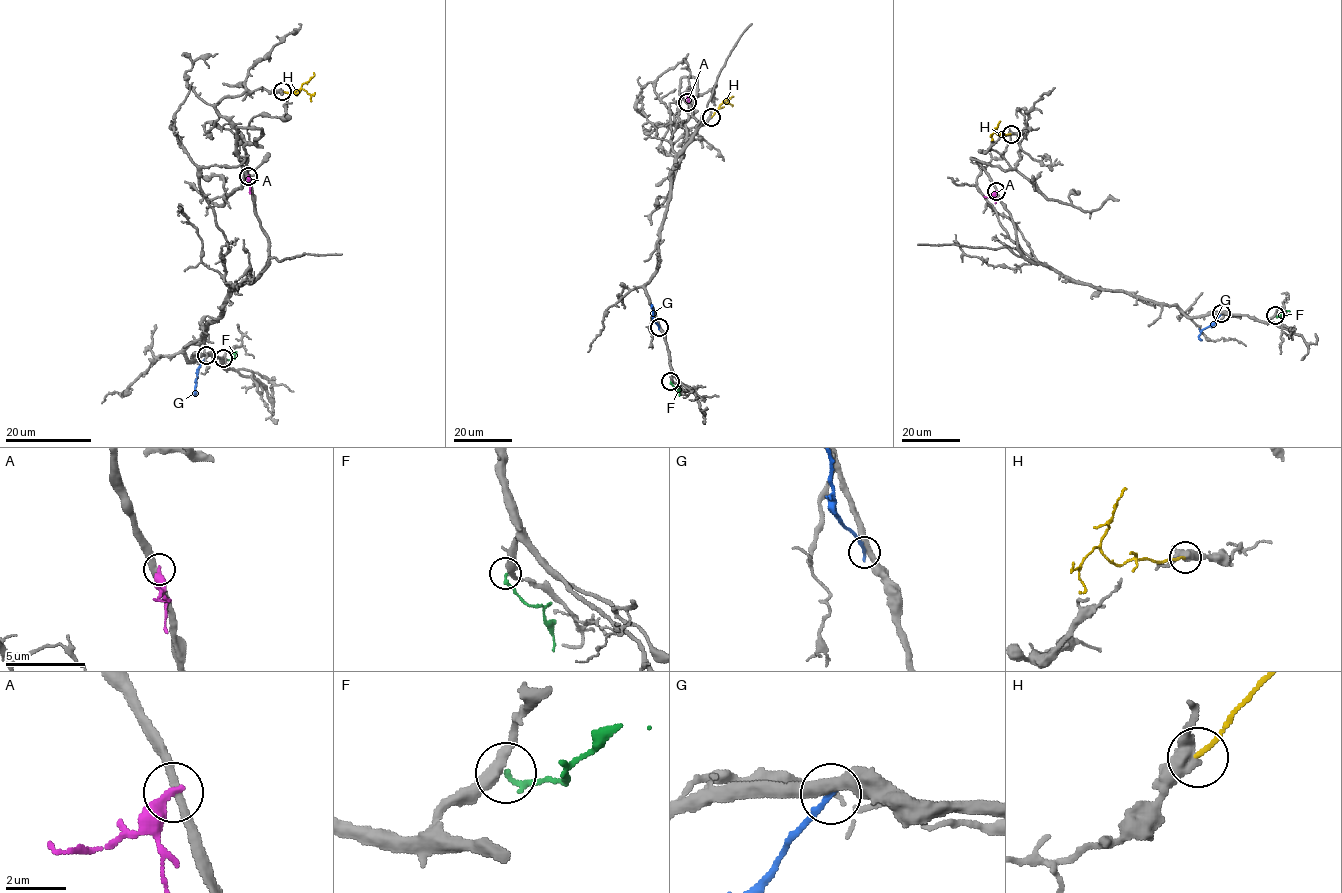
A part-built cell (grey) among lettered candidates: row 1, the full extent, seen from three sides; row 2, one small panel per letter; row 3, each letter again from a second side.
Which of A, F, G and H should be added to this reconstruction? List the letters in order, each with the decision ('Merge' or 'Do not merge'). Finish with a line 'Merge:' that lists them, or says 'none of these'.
A: Do not merge
F: Merge
G: Do not merge
H: Do not merge
Merge: F

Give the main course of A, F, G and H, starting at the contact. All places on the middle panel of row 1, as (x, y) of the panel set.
A: (687, 102), (689, 90)
F: (670, 381), (678, 395)
G: (659, 327), (654, 320), (651, 308)
H: (711, 117), (723, 102), (732, 106)

